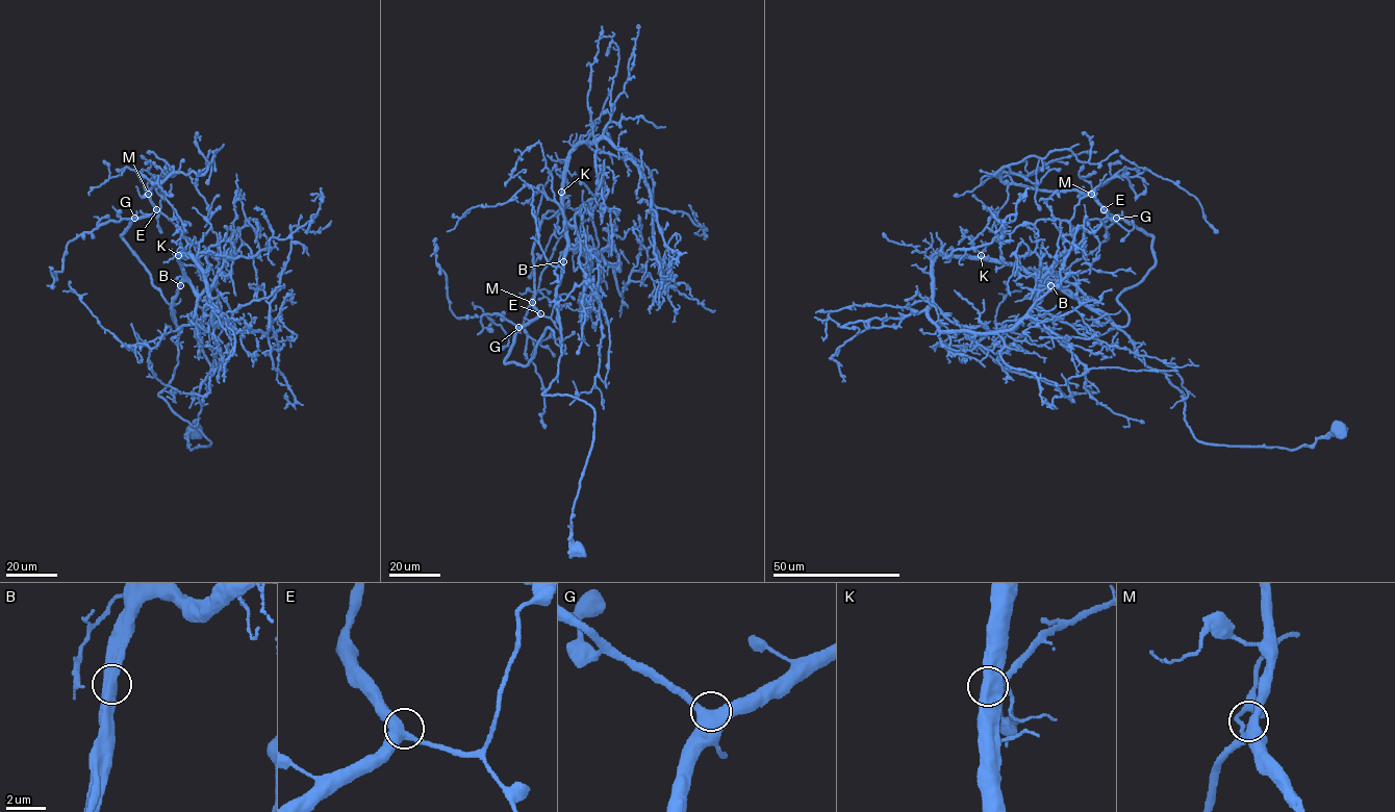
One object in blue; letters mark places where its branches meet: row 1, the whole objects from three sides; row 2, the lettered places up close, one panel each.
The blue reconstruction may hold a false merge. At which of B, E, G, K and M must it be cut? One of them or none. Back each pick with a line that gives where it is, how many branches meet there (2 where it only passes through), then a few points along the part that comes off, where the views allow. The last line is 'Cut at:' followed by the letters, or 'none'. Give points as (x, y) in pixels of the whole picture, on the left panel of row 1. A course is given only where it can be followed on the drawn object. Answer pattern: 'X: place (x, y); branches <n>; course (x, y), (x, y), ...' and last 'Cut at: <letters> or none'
Cut at: none

